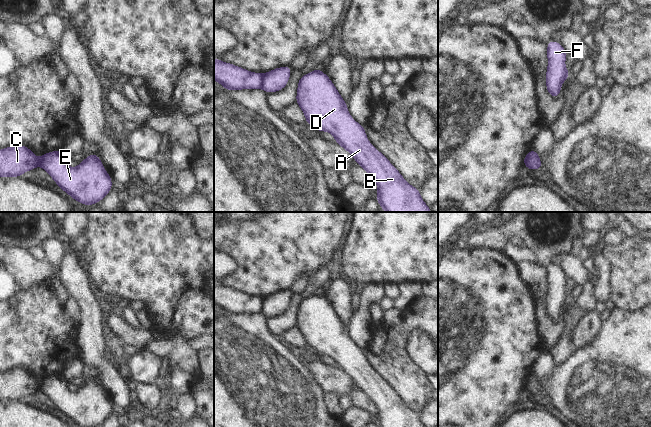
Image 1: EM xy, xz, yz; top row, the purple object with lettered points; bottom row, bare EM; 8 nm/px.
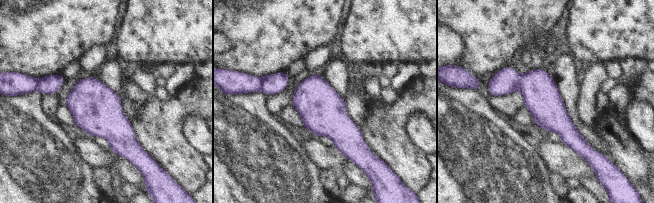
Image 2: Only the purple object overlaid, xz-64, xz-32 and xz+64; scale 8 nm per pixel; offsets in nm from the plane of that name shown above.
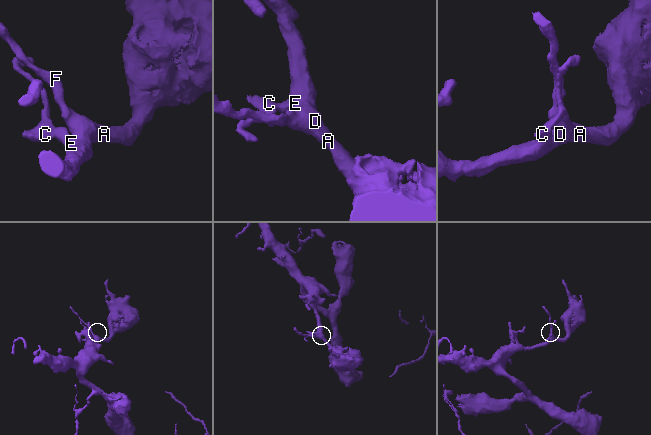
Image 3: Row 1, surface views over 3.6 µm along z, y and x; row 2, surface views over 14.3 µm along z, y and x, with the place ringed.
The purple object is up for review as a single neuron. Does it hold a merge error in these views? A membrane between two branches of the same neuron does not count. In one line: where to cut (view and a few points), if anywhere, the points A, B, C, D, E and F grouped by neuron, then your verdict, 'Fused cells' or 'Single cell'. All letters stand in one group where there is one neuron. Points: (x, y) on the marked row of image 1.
Split along xz (263, 74), (260, 87). Groups: A B D E F / C. Fused cells

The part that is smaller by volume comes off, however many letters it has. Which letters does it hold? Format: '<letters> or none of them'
C

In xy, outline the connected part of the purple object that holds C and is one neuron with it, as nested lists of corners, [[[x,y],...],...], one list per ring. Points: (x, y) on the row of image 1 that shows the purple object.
[[[13,145],[0,150],[0,177],[21,177],[24,172],[35,169],[39,160],[24,145]]]

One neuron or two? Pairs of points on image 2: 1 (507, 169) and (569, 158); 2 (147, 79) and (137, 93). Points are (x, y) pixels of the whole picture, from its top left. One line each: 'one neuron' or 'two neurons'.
1: two neurons
2: two neurons

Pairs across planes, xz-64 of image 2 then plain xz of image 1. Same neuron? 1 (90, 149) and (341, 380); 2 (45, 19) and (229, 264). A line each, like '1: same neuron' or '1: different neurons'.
1: same neuron
2: different neurons

